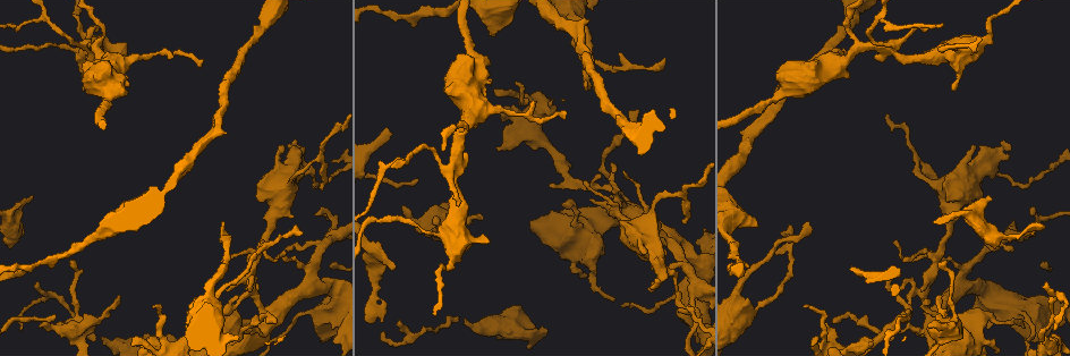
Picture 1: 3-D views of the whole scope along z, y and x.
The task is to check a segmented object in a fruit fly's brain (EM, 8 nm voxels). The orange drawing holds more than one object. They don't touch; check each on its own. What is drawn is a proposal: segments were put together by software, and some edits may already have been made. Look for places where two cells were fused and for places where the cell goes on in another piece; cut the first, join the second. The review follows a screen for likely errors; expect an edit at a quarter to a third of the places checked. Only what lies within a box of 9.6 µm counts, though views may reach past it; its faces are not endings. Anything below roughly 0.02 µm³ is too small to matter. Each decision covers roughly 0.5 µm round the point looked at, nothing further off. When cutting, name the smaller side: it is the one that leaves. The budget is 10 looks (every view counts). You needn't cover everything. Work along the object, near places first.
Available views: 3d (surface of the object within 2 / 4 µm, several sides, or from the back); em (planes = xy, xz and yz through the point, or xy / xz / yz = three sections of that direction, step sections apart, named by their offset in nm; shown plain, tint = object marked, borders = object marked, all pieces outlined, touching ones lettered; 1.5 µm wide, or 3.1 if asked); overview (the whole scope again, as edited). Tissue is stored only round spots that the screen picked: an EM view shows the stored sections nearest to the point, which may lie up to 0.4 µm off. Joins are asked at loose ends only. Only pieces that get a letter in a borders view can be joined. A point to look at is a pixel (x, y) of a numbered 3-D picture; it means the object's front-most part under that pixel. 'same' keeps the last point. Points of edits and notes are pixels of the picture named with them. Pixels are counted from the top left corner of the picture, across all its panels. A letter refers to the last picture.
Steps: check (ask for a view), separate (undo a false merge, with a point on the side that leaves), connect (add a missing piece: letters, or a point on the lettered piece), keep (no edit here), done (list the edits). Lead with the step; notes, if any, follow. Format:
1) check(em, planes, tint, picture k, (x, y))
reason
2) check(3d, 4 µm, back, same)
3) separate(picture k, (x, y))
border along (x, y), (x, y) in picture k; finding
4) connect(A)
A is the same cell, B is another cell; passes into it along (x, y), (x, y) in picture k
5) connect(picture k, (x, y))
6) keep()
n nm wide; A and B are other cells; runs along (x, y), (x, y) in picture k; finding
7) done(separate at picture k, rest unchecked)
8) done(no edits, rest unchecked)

check(em, xz, step 8, borders, picture 1, (492, 35))
stops while still wide

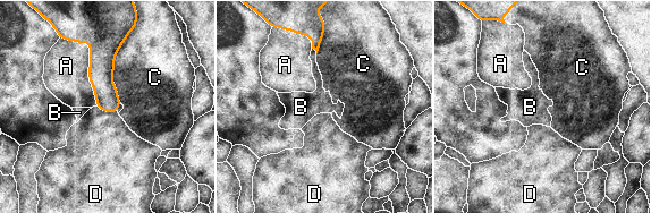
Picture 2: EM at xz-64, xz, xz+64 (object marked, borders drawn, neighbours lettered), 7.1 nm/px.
keep()
A, B, C and D are other cells; runs along (101, 41), (101, 81), (113, 110) in picture 2; none of them fits

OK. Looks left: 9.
check(em, planes, borders, picture 1, (662, 60))
an open end

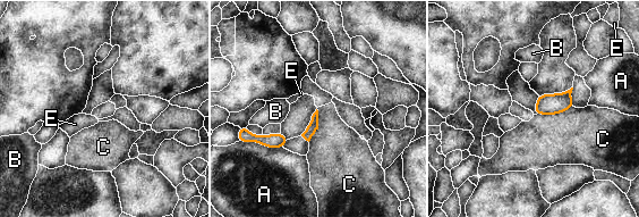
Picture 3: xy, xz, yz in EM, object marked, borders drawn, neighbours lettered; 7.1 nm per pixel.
keep()
A, B, C and E are other cells; border along (572, 106), (556, 114), (536, 115) in picture 3; no lettered piece goes on from it

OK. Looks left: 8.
check(3d, 4 µm, picture 1, (896, 241))
long arm stops here

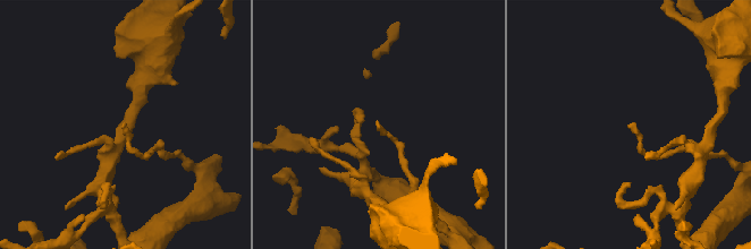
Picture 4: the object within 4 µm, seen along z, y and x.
check(em, yz, step 8, borders, picture 4, (125, 122))
now the EM

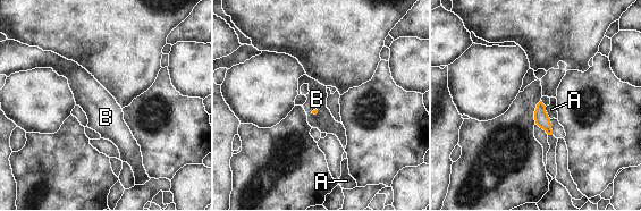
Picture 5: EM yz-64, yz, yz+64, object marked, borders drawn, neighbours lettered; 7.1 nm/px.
check(em, planes, borders, same)
another direction

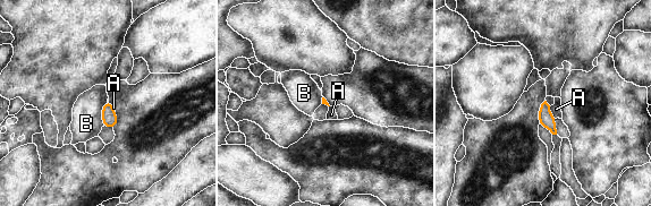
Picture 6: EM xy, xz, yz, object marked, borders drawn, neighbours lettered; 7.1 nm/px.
keep()
B touches over 190 nm; A and B are other cells; border along (107, 100), (102, 105), (102, 126) in picture 6; no lettered piece goes on from it

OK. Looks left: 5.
check(em, xy, step 8, tint, picture 1, (1008, 147))
thick end

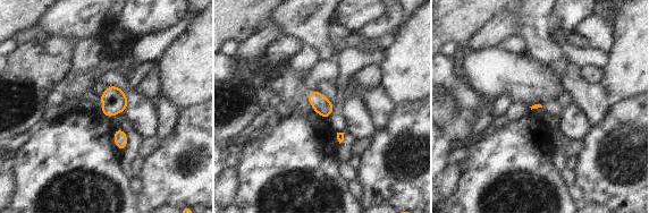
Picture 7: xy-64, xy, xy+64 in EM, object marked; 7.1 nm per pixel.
check(em, planes, borders, same)
another direction

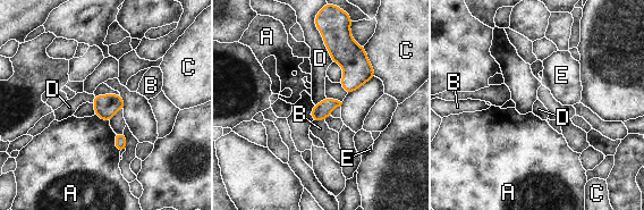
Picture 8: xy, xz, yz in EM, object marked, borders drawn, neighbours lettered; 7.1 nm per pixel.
keep()
A, B, C, D and E are other cells; no lettered piece goes on from it

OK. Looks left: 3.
done(no edits, rest unchecked)

